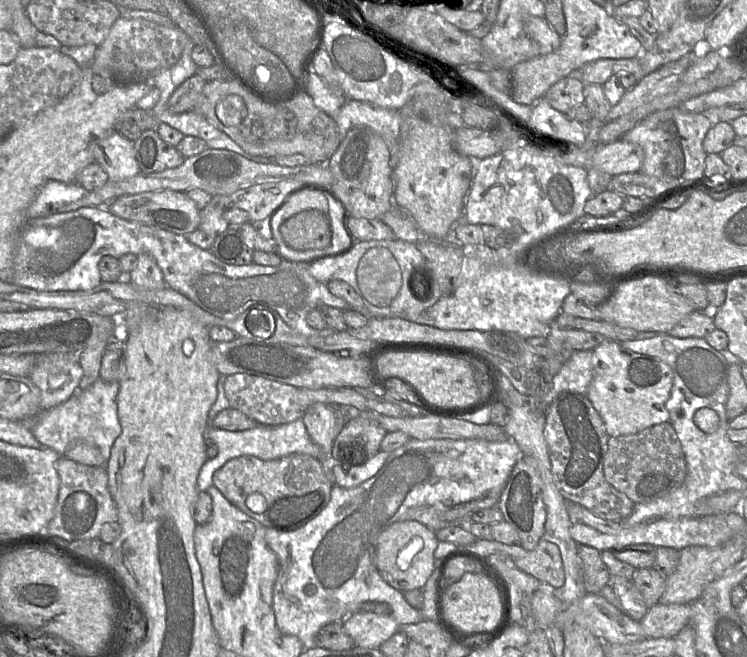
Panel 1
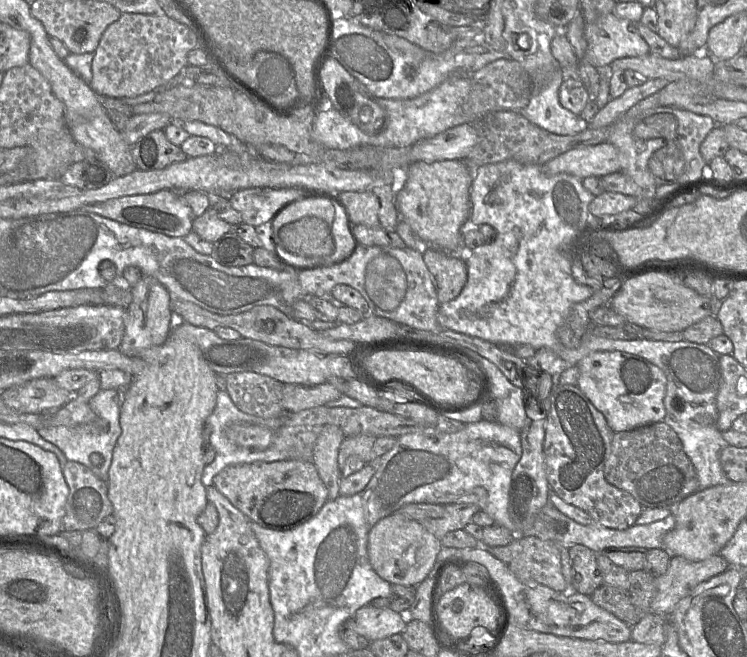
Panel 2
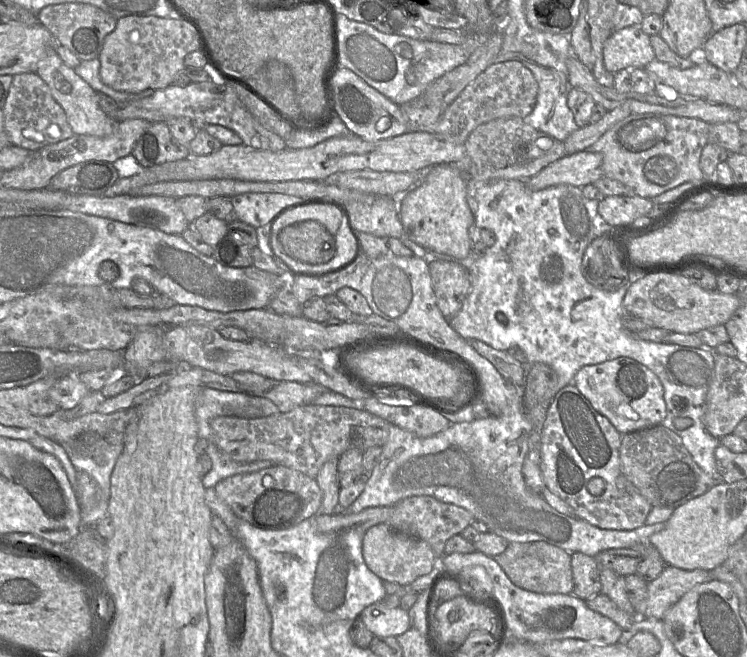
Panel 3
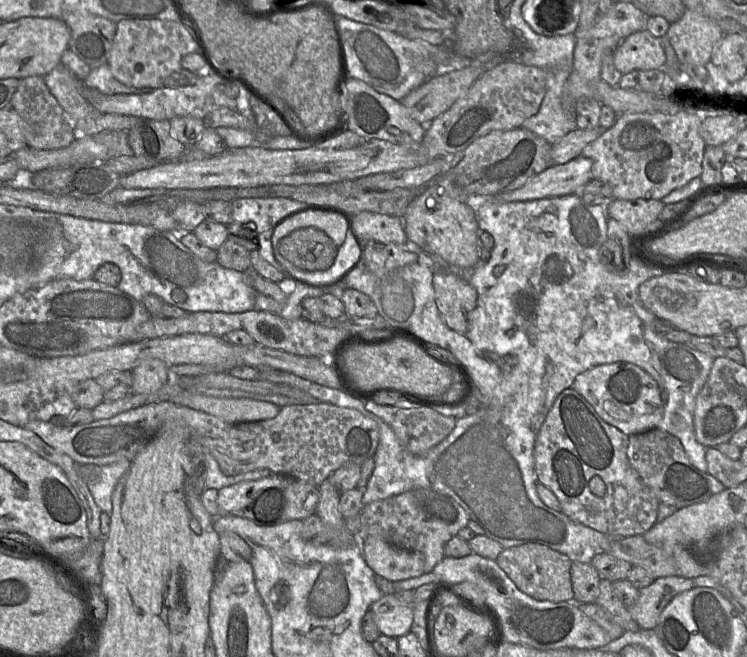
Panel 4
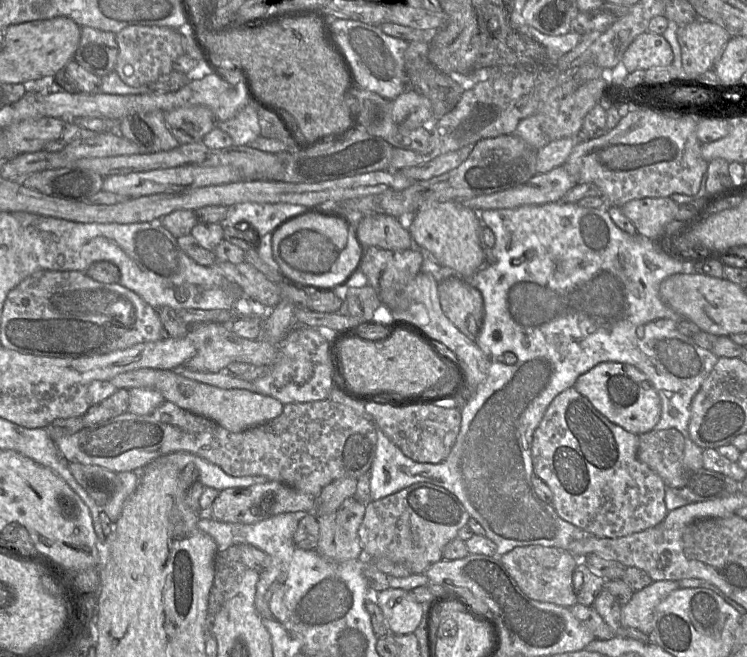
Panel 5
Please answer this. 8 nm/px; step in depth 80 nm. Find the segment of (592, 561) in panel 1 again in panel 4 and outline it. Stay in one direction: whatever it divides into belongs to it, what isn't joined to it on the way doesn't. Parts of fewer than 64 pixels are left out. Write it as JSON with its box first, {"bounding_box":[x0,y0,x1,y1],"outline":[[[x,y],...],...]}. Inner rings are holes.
{"bounding_box":[571,561,601,603],"outline":[[[573,561],[571,582],[576,603],[593,603],[599,593],[601,578],[591,563]]]}

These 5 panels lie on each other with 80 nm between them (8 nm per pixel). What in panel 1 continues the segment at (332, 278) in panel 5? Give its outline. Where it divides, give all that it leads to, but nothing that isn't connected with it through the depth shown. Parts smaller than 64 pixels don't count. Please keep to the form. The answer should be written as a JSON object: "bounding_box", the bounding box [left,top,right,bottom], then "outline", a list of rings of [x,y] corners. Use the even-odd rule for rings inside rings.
{"bounding_box":[270,190,356,262],"outline":[[[315,190],[294,193],[270,218],[270,225],[278,246],[276,254],[294,262],[308,262],[344,253],[356,241],[347,228],[346,214],[341,203]]]}

